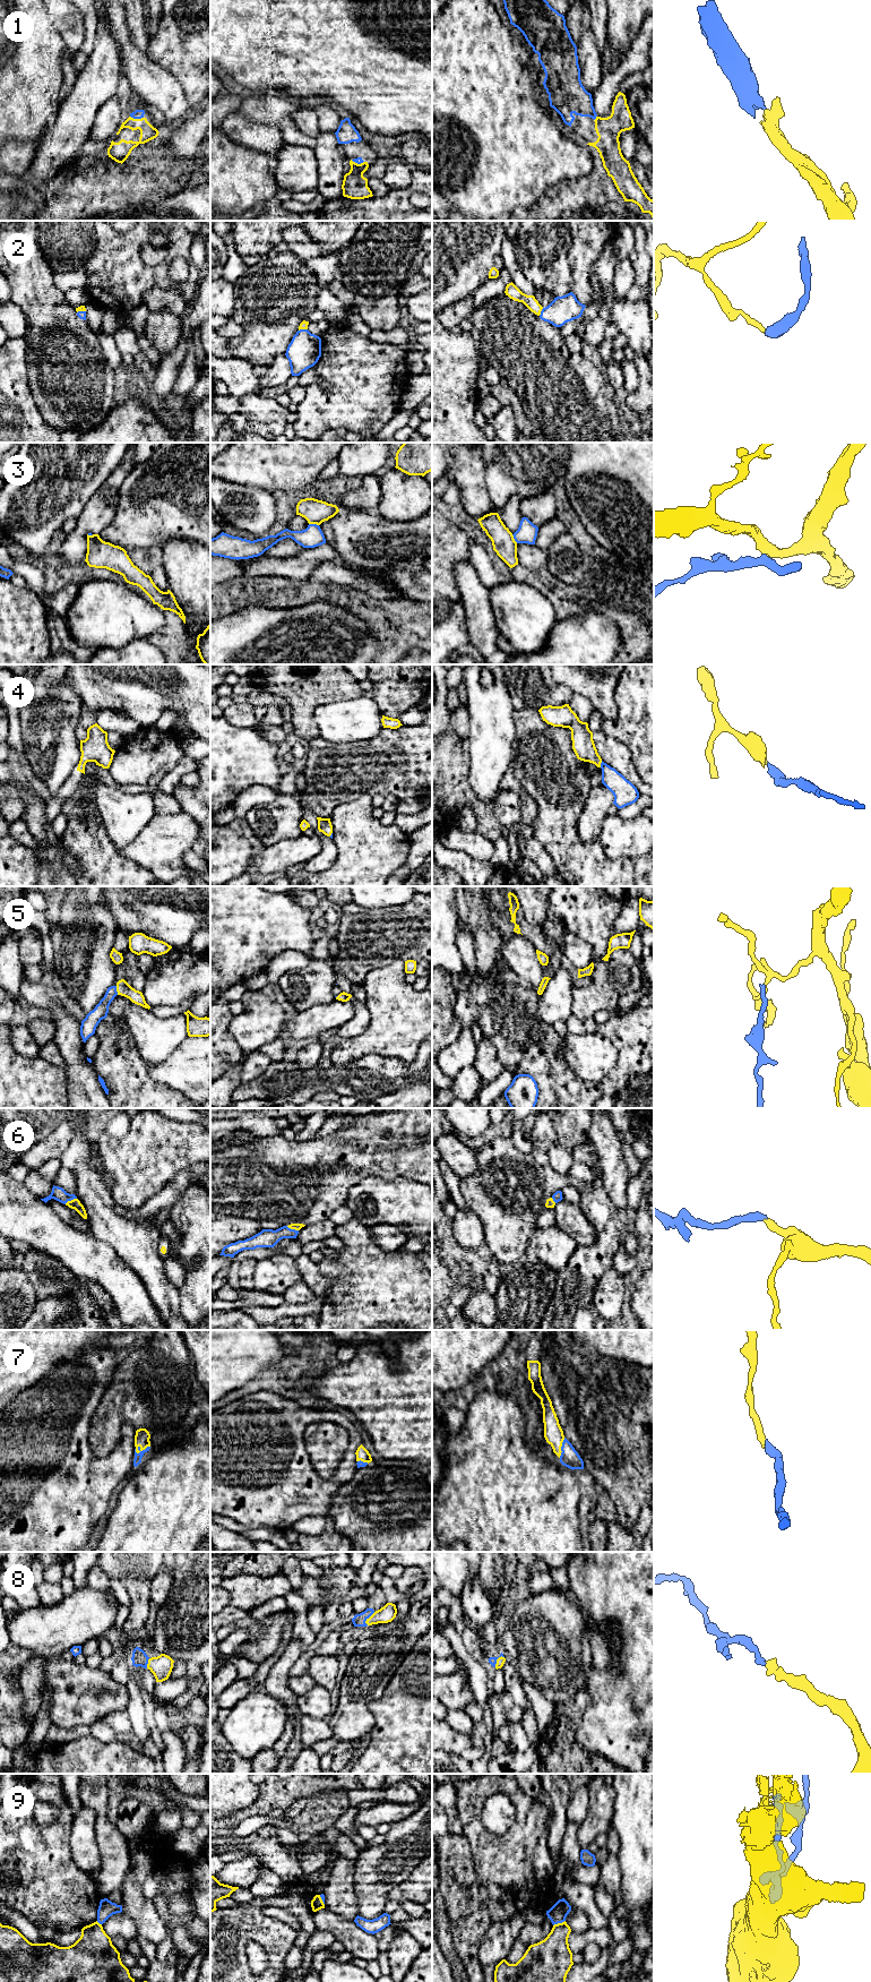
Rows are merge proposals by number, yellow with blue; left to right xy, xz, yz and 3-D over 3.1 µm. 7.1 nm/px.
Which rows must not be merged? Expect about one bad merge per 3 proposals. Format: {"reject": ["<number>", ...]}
{"reject": ["3", "5", "9"]}

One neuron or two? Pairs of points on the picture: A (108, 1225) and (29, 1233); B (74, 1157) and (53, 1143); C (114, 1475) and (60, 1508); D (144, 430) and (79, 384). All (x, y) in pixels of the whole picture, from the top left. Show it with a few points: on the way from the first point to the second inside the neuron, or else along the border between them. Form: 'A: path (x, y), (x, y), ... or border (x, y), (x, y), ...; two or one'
A: border (91, 1235), (106, 1243), (113, 1250); two
B: border (71, 1124), (74, 1135), (67, 1149), (59, 1157); two
C: path (101, 1475), (85, 1483), (74, 1494); one
D: border (117, 403), (95, 427); two

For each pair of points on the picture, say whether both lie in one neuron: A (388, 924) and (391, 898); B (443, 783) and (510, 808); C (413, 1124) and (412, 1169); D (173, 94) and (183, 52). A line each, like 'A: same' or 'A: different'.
A: different
B: different
C: same
D: different

